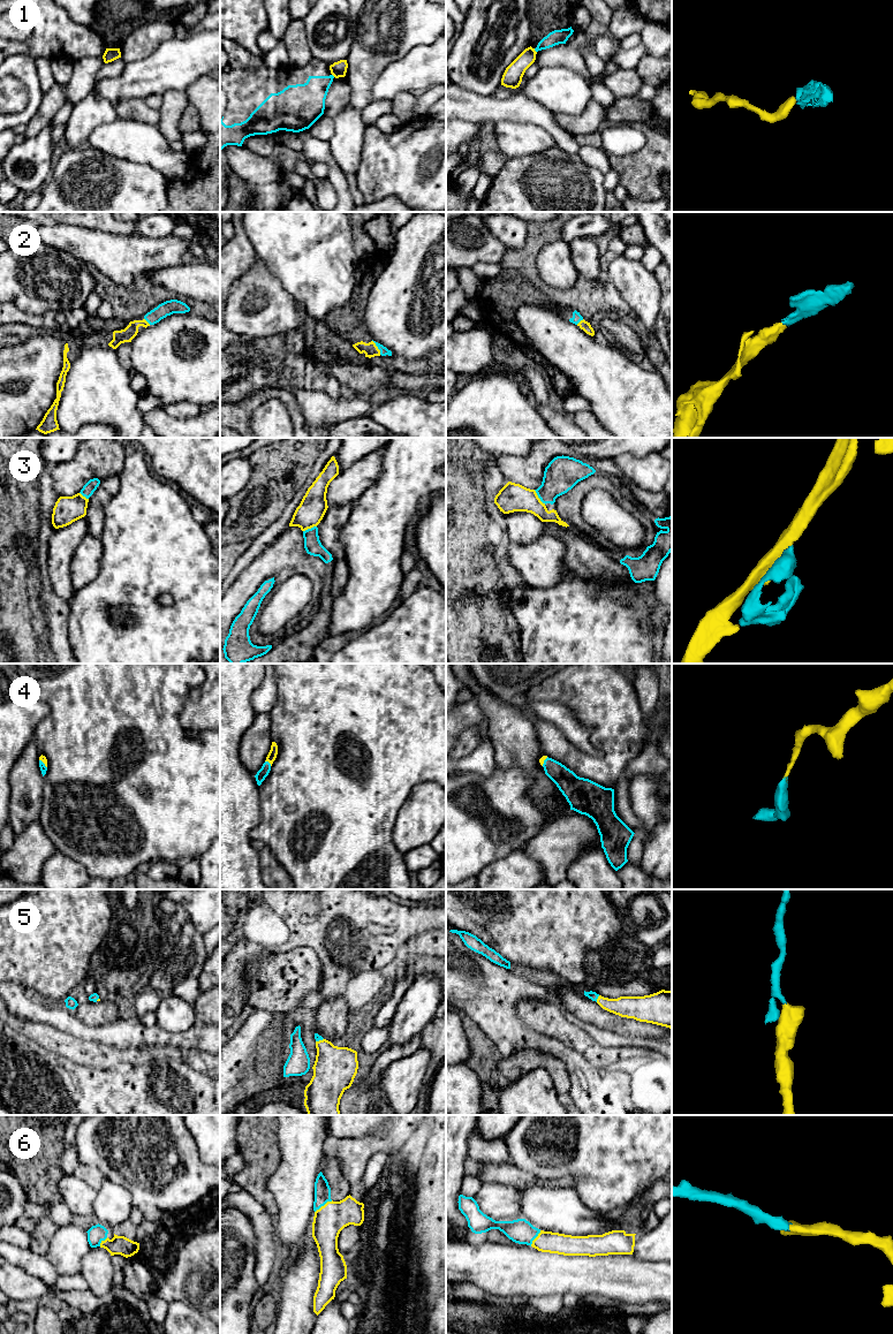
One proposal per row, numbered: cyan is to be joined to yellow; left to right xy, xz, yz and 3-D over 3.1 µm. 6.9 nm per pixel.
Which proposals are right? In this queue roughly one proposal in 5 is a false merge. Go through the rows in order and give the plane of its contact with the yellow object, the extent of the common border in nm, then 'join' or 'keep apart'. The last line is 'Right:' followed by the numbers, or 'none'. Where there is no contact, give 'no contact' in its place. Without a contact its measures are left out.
1: meets yellow in yz; contact 40 nm long; keep apart
2: meets yellow in xz; contact 120 nm long; join
3: meets yellow in yz; contact 130 nm long; join
4: meets yellow in xz; contact 60 nm long; join
5: meets yellow in yz; contact 50 nm long; join
6: meets yellow in xz; contact 150 nm long; join
Right: 2, 3, 4, 5, 6

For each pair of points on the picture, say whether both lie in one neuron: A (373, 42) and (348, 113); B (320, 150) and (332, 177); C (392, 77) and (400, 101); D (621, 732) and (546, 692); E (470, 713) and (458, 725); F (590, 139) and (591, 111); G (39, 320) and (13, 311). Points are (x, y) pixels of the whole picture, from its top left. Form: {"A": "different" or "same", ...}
{"A": "different", "B": "same", "C": "different", "D": "same", "E": "same", "F": "different", "G": "same"}

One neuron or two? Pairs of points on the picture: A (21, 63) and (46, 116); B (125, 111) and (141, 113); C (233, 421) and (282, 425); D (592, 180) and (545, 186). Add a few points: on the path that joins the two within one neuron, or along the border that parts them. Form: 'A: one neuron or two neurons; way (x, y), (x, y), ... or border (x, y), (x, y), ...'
A: two neurons; border (44, 93), (37, 112), (27, 124)
B: one neuron; way (128, 111), (137, 111)
C: two neurons; border (267, 401), (252, 411), (249, 425)
D: one neuron; way (581, 186), (557, 186)

